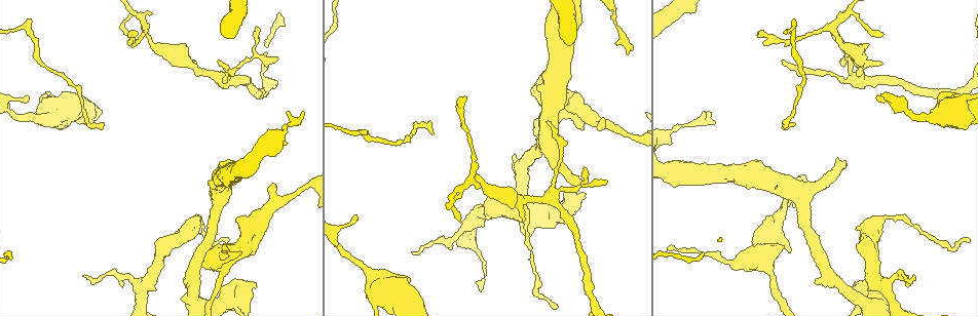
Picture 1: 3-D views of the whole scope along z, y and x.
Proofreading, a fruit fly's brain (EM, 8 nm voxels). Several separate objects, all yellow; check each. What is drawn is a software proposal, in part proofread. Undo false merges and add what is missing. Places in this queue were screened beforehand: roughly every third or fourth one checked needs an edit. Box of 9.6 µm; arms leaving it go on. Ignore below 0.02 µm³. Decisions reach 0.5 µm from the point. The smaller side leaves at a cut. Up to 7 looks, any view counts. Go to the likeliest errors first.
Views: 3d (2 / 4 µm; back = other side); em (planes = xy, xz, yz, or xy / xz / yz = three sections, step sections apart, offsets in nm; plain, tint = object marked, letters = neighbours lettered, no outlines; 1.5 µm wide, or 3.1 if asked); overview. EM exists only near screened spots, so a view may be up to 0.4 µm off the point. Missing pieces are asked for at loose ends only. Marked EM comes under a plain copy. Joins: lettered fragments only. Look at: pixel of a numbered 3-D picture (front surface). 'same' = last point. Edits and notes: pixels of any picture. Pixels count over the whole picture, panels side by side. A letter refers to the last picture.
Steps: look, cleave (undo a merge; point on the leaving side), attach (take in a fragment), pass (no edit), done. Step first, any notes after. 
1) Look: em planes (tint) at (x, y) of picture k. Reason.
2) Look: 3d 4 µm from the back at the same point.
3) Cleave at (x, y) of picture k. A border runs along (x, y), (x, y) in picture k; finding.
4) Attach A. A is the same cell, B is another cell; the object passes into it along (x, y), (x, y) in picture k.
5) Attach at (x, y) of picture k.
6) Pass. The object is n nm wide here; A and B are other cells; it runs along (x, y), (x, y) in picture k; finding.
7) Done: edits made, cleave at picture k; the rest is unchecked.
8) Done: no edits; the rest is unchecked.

Look: 3d 4 µm at (578, 181) of picture 1. Free end.

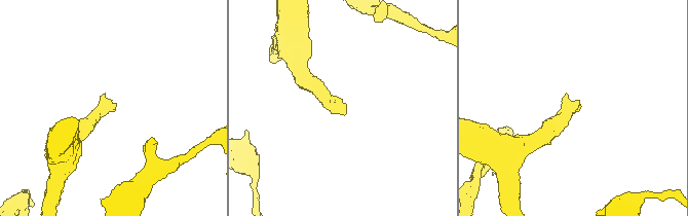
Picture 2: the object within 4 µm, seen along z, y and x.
Look: em xy step 8 (tint) at (578, 108) of picture 2.

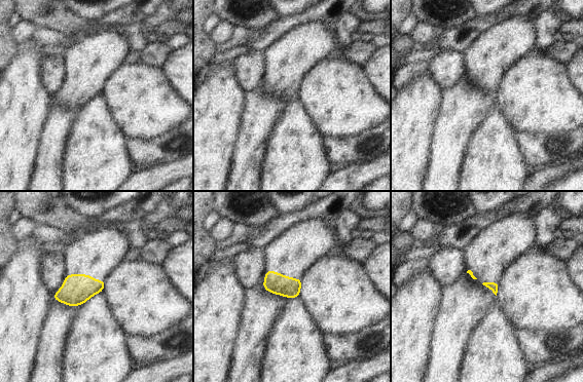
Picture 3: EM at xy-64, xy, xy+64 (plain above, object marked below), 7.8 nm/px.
Look: em planes (letters) at the same point. Cut it another way.

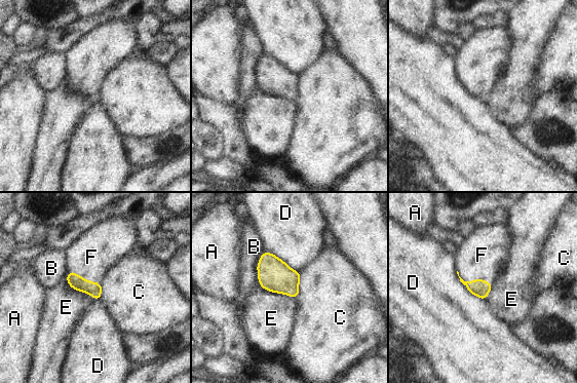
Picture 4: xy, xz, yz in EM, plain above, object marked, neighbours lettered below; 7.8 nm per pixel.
Attach F. F is the same cell, A, B, C, D and E are other cells; the object passes into it along (479, 288), (473, 280), (482, 255) in picture 4; the cell continues.

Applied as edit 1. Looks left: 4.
Look: em yz step 8 (tint) at (771, 217) of picture 1. Stops while still wide.

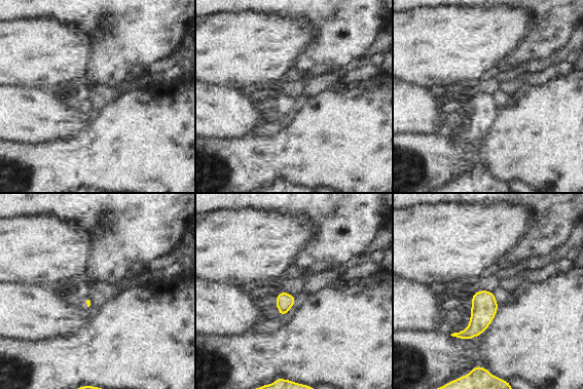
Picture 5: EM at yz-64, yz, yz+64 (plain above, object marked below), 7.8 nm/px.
Look: em planes (letters) at the same point.

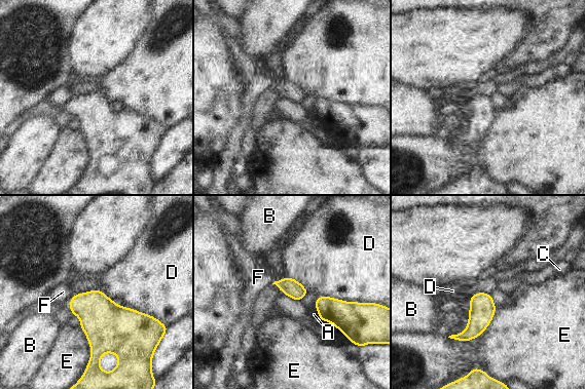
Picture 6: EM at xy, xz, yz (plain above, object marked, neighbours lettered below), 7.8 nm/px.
Pass. A, B, C, D, E and F are other cells; a border runs along (98, 288), (163, 324) in picture 6; none of them fits.

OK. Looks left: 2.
Look: em xy step 8 (letters) at (26, 95) of picture 1. Free end.

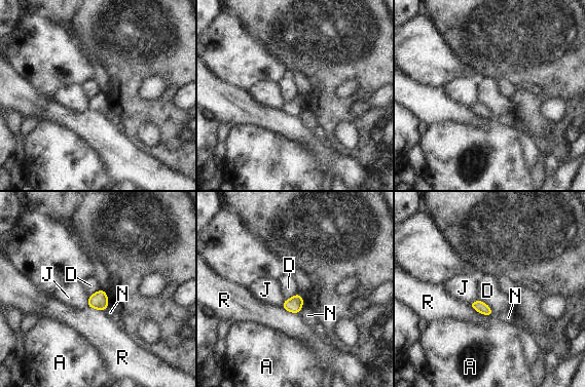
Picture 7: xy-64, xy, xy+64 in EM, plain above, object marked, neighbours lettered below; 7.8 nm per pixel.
Pass. The longest contact is with R, 190 nm; A, D, J, N and R are other cells; a border runs along (477, 299), (484, 302), (495, 313) in picture 7; none of them fits.

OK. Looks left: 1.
Done: edits made, attach at picture 4; the rest is unchecked.

